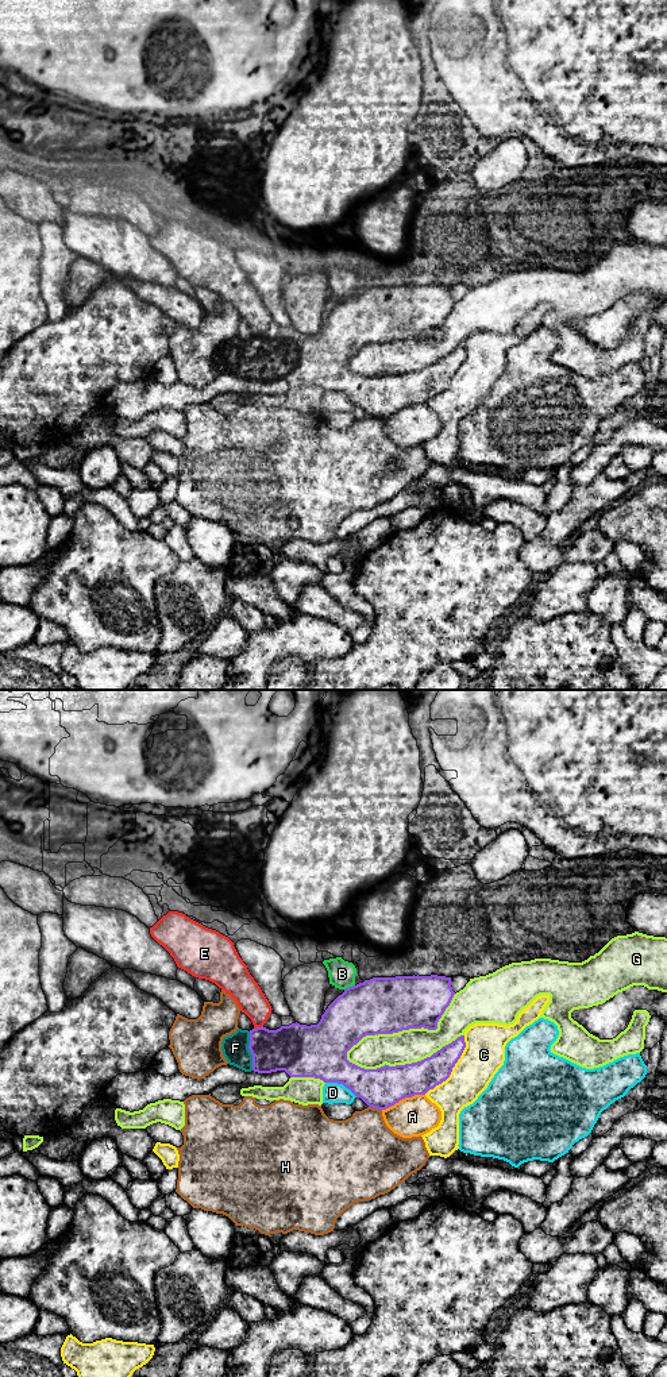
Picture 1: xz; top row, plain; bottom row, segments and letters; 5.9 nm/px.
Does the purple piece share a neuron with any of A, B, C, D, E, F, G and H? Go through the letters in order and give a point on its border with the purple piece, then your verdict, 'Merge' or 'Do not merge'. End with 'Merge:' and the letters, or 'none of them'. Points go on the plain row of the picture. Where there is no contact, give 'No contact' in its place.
A: Touches purple at xz (403, 407). Do not merge
B: Touches purple at xz (349, 296). Do not merge
C: Touches purple at xz (452, 375). Do not merge
D: Touches purple at xz (342, 392). Do not merge
E: Touches purple at xz (258, 336). Do not merge
F: Touches purple at xz (250, 359). Merge
G: Touches purple at xz (405, 338). Do not merge
H: Touches purple at xz (376, 416). Do not merge
Merge: F

